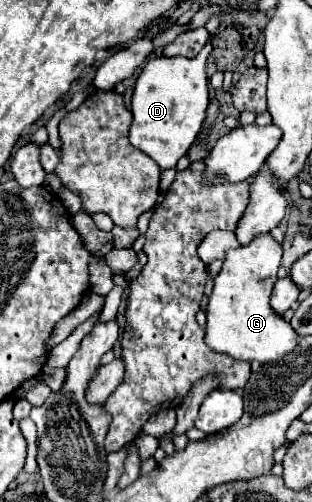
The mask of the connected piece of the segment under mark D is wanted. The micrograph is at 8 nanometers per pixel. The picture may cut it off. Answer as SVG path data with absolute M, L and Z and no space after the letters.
M210 38L204 49L194 57L156 57L150 59L134 85L132 93L132 113L134 121L130 125L130 143L148 153L158 167L172 169L176 167L178 159L186 155L188 147L194 143L202 121L204 111L208 107L208 75L204 71L206 59L212 51L212 39Z

